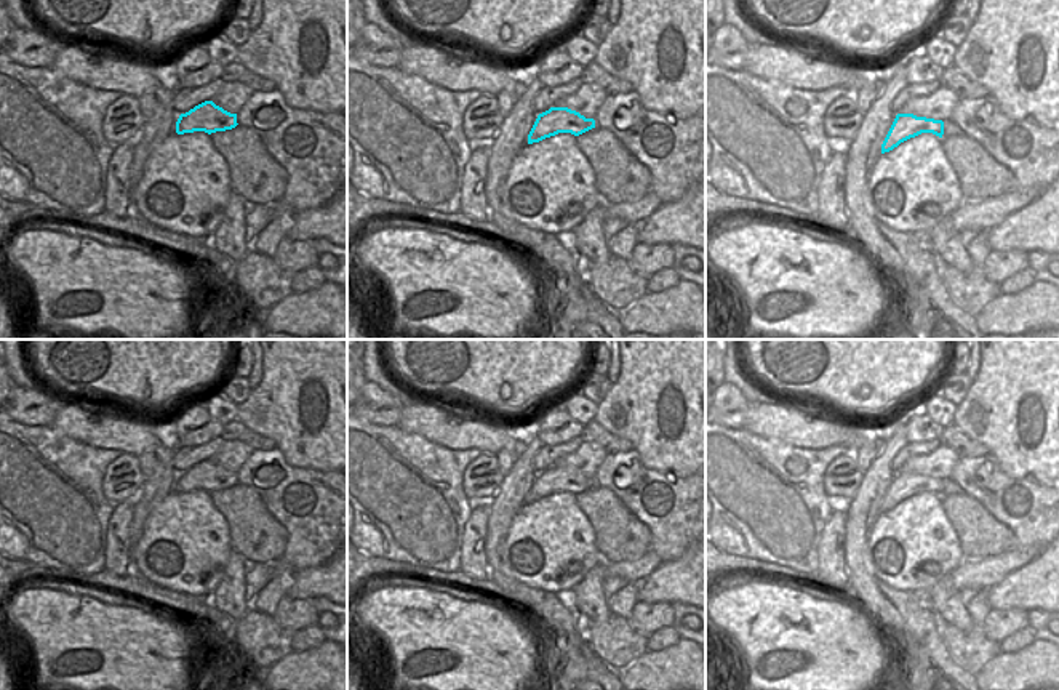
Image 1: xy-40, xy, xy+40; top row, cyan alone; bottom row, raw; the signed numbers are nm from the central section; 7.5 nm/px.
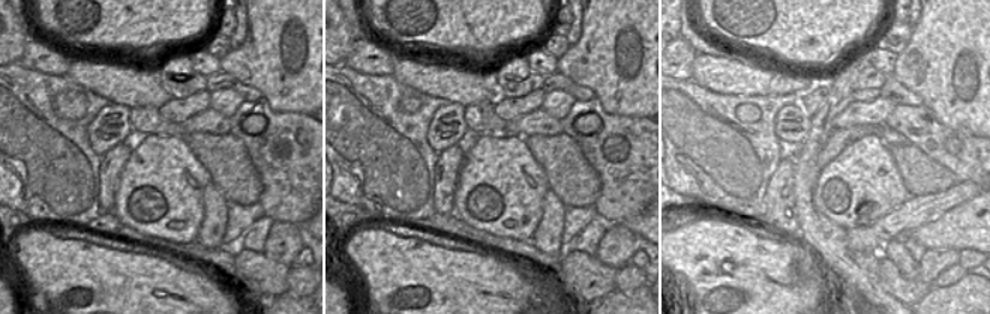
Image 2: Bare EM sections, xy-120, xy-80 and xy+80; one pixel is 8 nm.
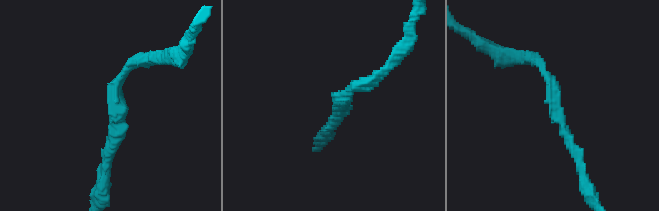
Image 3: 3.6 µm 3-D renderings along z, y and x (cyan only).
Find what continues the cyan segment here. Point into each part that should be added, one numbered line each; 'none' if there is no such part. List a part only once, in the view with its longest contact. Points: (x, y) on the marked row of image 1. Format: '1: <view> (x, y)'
none.

